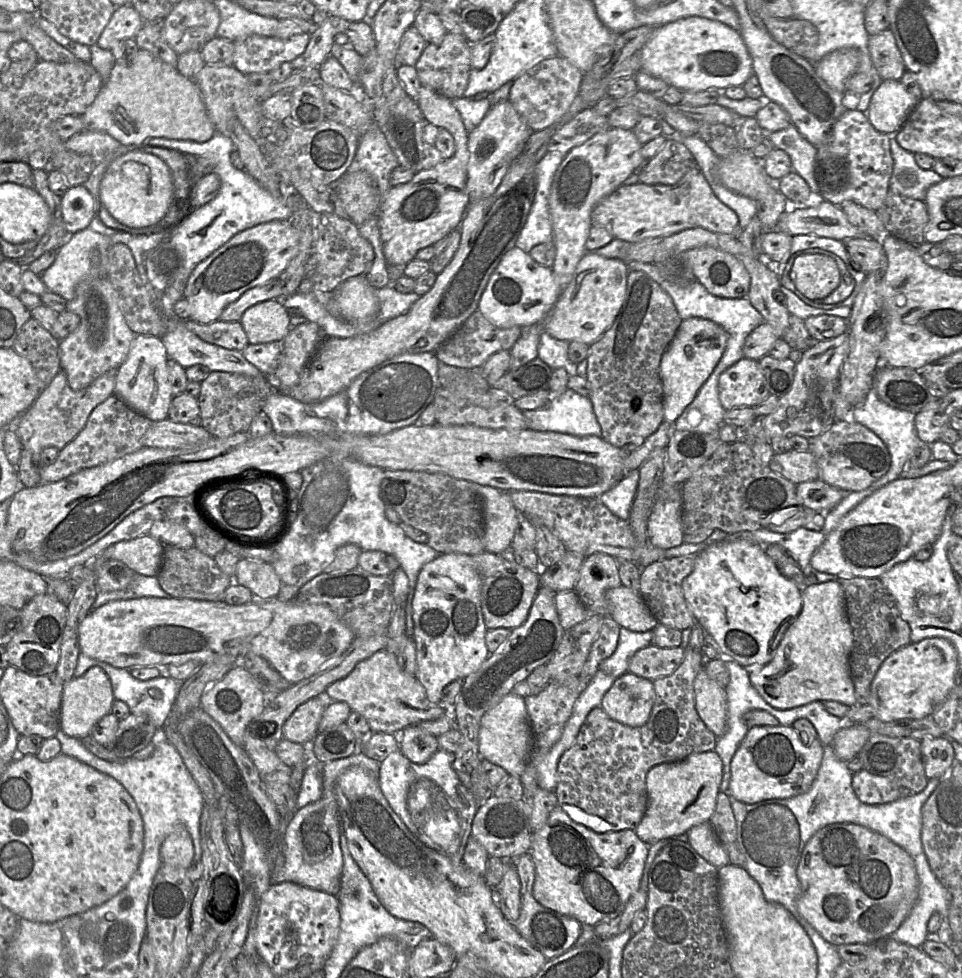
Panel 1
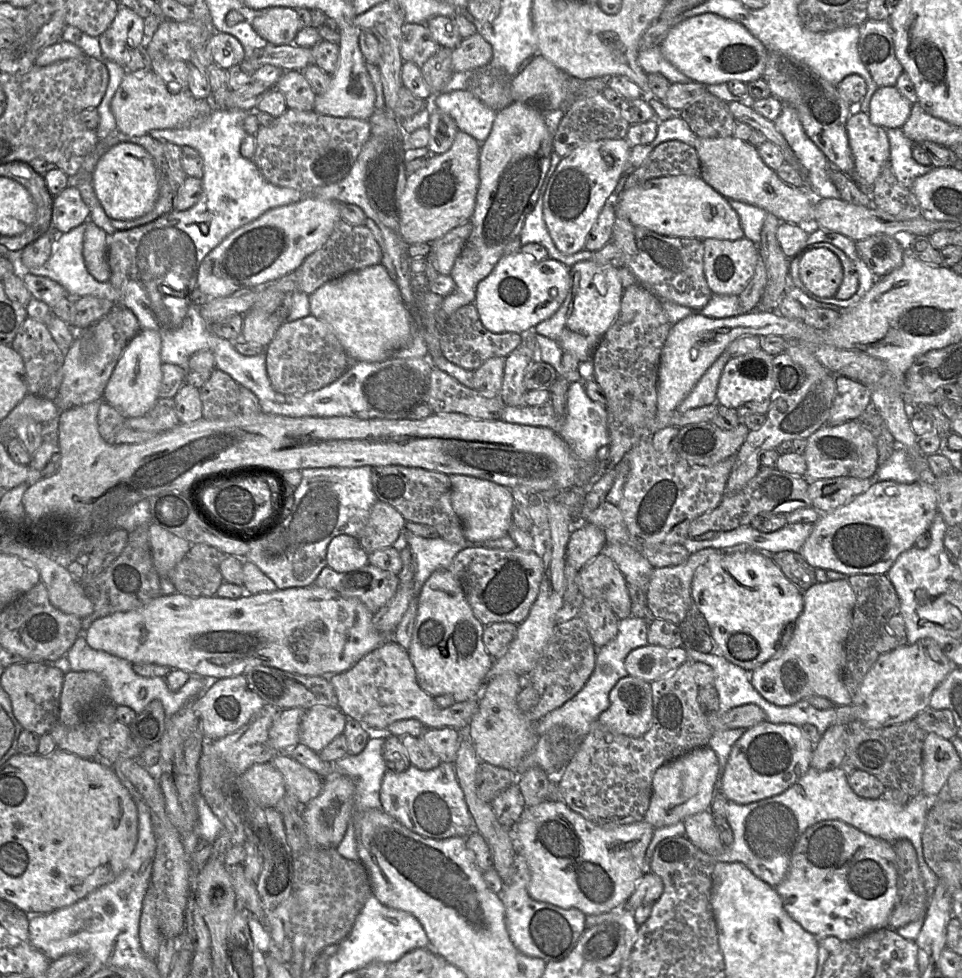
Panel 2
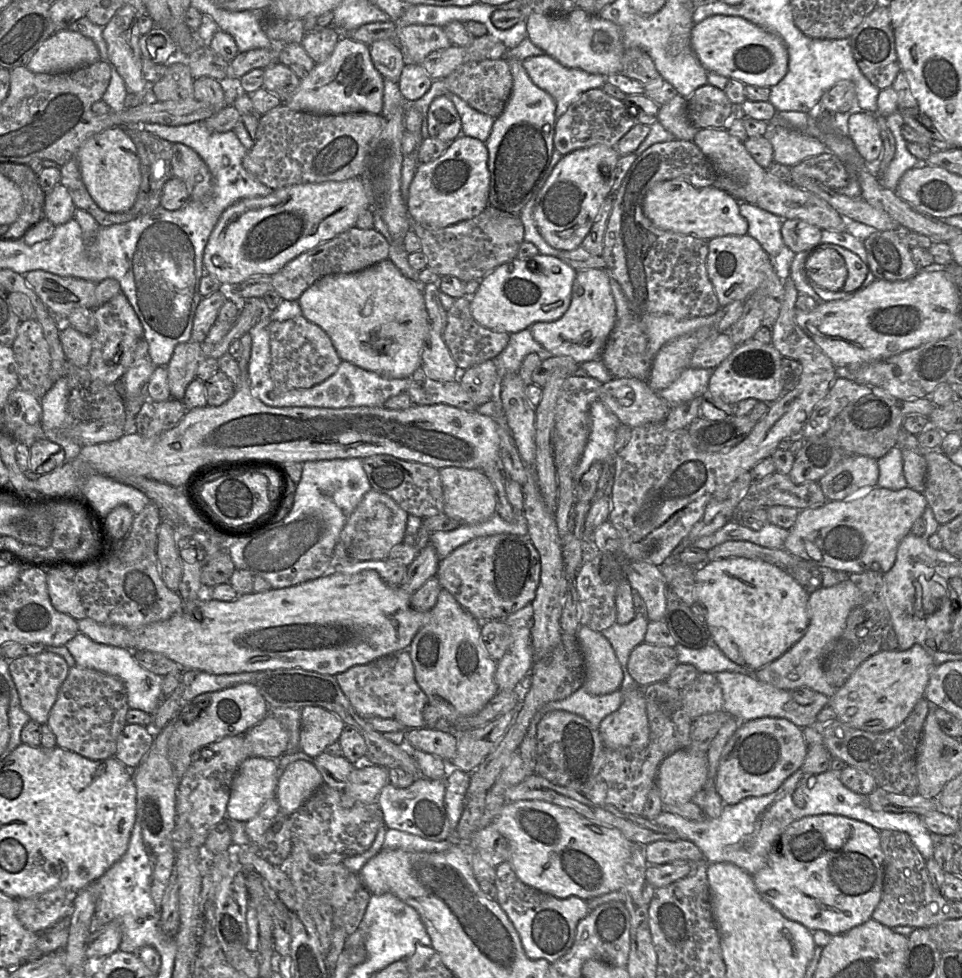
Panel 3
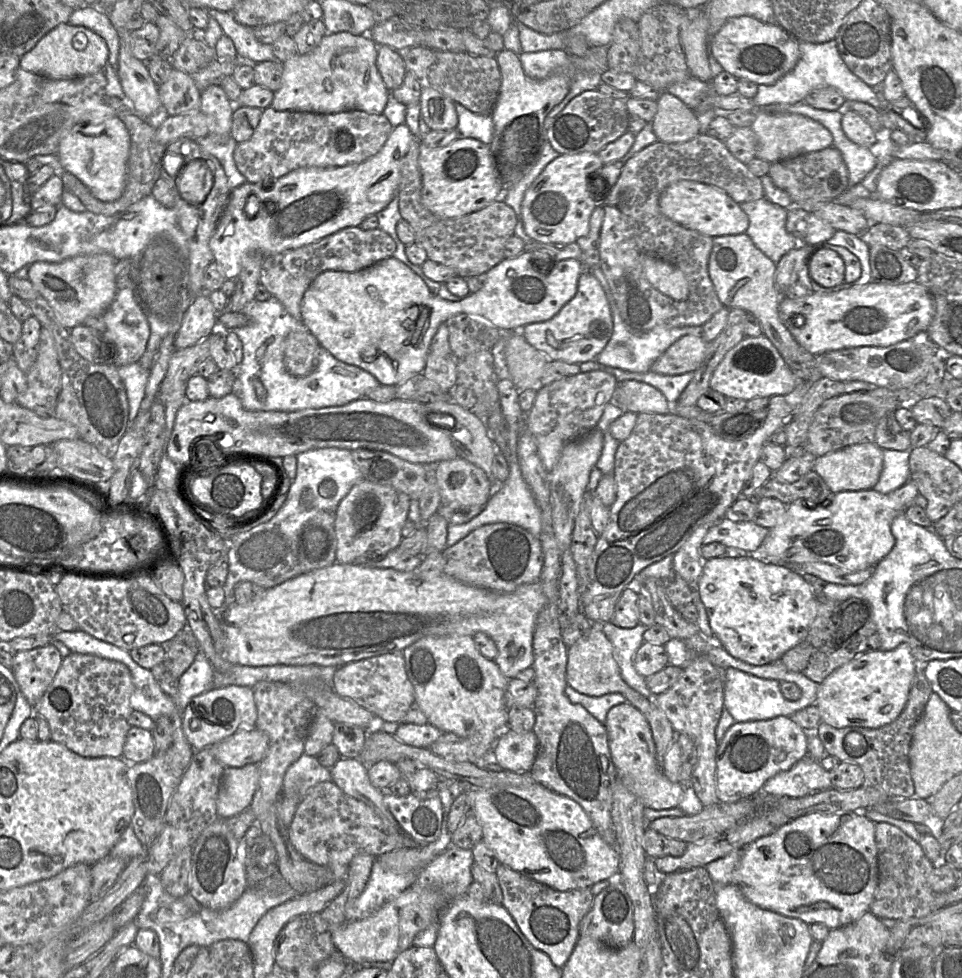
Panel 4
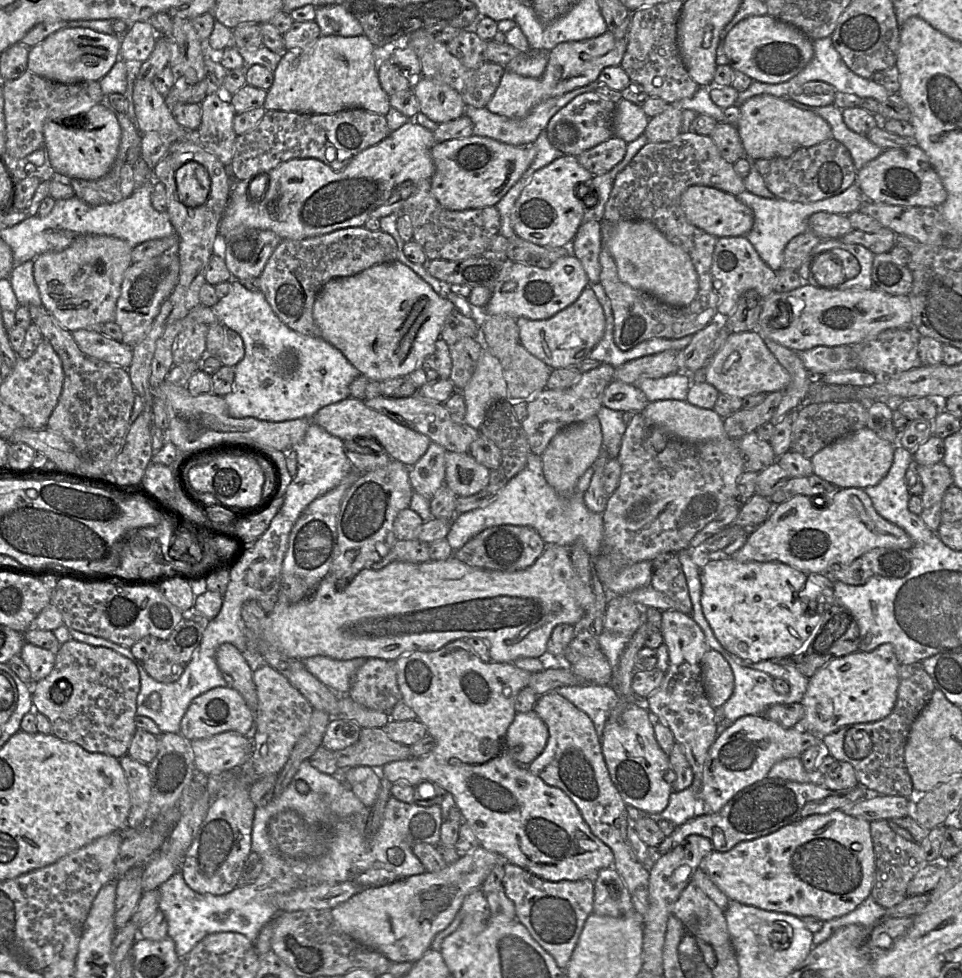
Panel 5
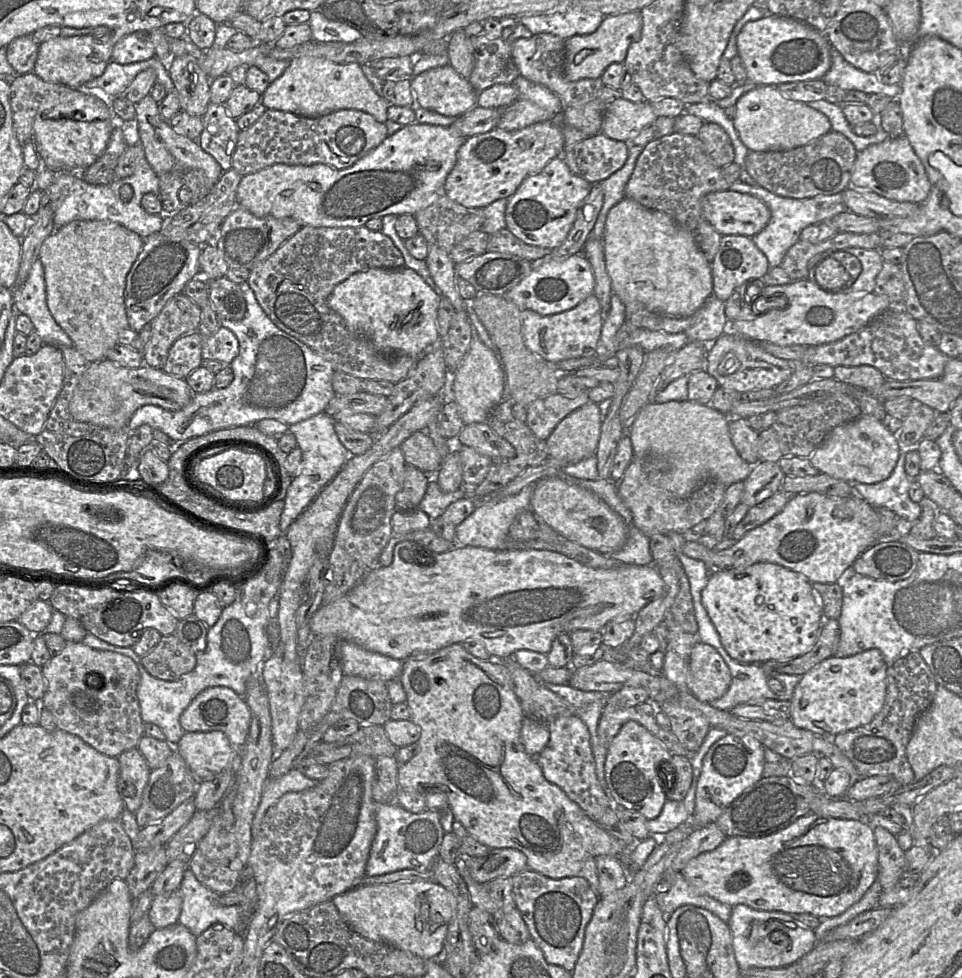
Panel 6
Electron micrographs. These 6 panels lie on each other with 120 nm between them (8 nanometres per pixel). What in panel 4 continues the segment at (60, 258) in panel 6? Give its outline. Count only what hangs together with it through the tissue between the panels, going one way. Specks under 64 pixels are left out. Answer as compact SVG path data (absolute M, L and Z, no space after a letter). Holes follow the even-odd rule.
M107 253L79 255L59 263L37 261L29 266L28 280L48 302L58 321L71 330L83 324L87 317L104 314L110 307L116 293L116 262Z

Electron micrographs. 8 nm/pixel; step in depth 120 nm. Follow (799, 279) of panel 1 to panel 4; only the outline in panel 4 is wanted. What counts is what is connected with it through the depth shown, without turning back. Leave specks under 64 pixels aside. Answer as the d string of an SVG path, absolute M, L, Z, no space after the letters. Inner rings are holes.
M815 247L808 256L808 268L811 278L819 285L831 288L844 283L845 263L834 250Z

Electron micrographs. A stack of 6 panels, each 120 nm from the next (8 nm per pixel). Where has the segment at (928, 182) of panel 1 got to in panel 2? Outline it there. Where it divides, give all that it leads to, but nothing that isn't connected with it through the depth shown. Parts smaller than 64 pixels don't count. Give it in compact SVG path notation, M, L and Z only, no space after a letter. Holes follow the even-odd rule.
M902 128L886 129L890 145L890 164L898 182L907 189L911 189L915 179L932 171L931 164L924 166L912 157L914 143L908 139Z

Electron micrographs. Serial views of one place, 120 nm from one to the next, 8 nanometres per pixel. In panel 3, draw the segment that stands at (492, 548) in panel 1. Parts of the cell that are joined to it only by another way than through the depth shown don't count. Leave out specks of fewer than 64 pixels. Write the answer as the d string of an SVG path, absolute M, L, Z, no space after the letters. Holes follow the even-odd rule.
M445 467L439 470L444 496L444 513L461 524L478 524L496 513L496 491L488 477L477 469Z

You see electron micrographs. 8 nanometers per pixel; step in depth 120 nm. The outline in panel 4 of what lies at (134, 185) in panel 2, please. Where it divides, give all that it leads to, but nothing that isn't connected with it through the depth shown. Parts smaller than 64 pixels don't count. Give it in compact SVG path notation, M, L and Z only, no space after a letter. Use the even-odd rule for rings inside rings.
M113 116L99 124L75 125L60 139L57 157L62 170L76 176L98 200L113 202L125 189L129 152L129 131Z

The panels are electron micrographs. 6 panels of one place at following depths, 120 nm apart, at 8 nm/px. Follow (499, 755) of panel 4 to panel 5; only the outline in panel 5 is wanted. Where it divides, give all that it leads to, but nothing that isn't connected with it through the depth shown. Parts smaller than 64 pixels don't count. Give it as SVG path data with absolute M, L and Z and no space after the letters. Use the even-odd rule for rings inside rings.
M535 711L516 713L507 729L505 745L512 759L528 767L544 750L548 729Z

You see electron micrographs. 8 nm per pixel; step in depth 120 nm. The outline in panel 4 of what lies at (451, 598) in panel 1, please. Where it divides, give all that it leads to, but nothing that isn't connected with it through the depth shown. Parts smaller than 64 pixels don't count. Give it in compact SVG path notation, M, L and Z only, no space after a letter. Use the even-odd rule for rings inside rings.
M425 636L402 651L405 670L411 682L415 703L426 716L429 724L442 733L454 733L469 740L475 746L475 762L479 768L486 768L486 753L495 745L497 738L508 725L508 708L505 691L509 679L503 676L493 660L486 659L476 649L472 636Z

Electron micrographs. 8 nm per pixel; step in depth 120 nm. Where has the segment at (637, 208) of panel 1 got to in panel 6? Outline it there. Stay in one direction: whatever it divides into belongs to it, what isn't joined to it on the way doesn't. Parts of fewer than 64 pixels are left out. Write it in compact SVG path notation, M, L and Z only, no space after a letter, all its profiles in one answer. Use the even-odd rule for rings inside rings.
M732 190L707 194L702 211L710 224L722 235L752 237L769 223L771 212L759 198Z

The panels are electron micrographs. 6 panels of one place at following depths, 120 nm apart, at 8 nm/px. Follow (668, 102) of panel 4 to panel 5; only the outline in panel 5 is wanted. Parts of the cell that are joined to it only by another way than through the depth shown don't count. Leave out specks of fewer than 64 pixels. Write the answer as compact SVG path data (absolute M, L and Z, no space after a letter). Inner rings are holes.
M668 103L666 109L650 118L643 134L651 143L668 142L682 133L683 110L677 103Z

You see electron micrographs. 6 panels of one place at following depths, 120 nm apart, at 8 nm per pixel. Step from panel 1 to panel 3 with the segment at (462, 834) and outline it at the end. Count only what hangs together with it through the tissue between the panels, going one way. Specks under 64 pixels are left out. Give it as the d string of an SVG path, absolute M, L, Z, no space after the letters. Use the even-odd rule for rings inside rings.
M420 777L407 788L396 788L390 782L387 783L377 798L384 825L388 829L399 830L435 842L451 838L453 832L444 805L445 791L446 778L433 780Z

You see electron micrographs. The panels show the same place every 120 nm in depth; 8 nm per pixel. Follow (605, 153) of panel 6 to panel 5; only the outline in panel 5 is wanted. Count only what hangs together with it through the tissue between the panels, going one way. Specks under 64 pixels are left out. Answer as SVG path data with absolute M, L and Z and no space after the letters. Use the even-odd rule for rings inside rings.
M613 135L608 140L577 155L579 164L593 176L610 172L622 161L627 144L623 139Z

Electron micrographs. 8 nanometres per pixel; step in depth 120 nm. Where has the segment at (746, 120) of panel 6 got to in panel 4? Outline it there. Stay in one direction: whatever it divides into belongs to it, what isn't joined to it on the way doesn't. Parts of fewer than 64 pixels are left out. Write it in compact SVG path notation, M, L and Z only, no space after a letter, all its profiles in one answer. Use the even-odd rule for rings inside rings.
M756 110L755 120L751 128L758 138L756 158L766 160L769 163L823 150L832 146L833 141L831 132L825 126L800 114L766 114Z

